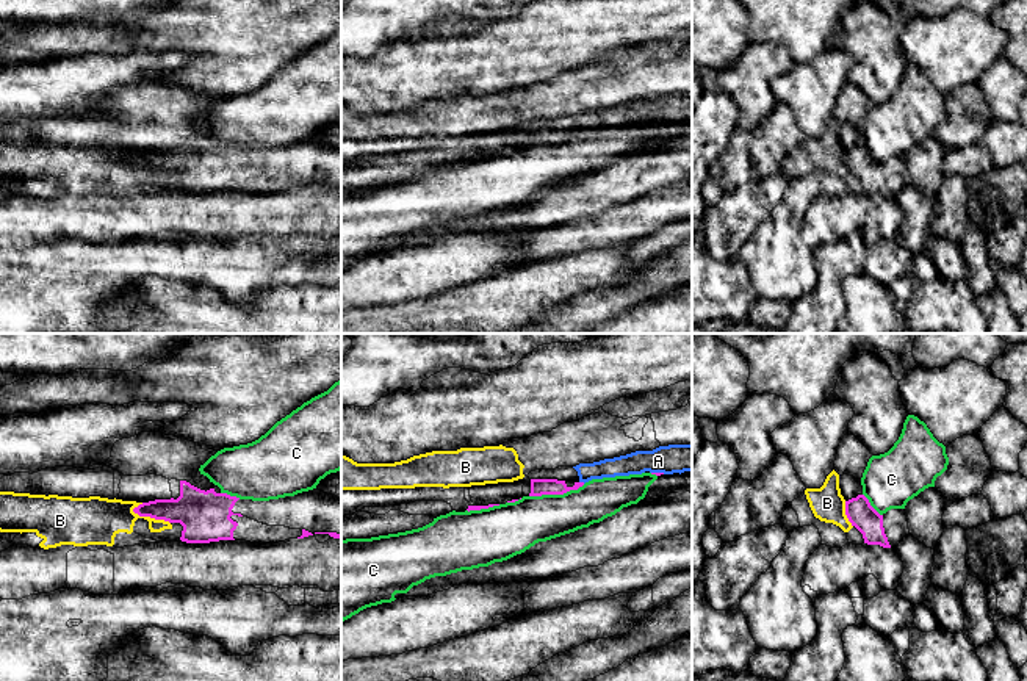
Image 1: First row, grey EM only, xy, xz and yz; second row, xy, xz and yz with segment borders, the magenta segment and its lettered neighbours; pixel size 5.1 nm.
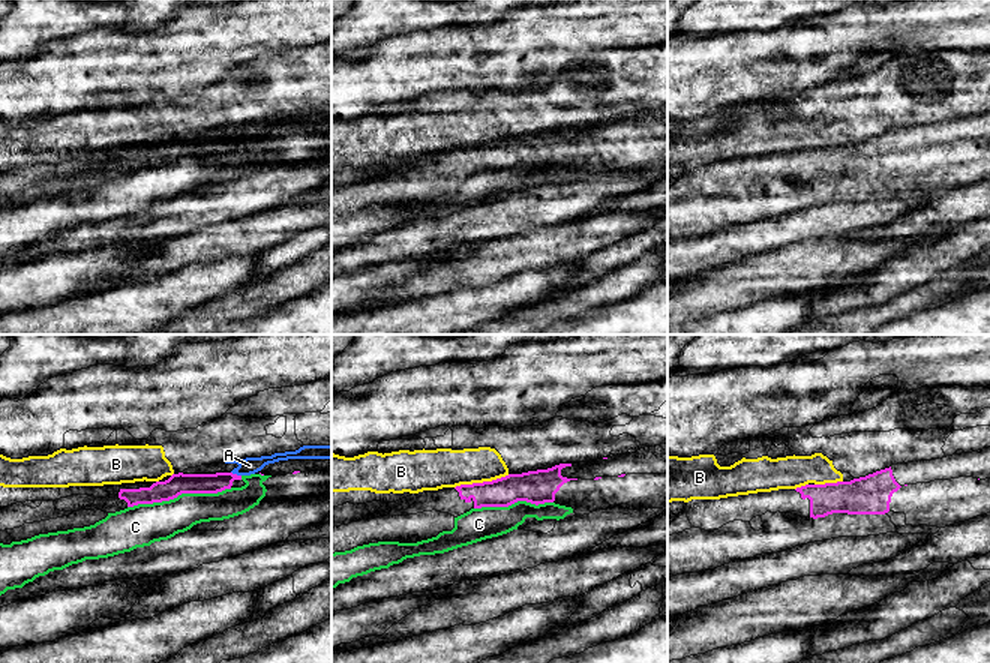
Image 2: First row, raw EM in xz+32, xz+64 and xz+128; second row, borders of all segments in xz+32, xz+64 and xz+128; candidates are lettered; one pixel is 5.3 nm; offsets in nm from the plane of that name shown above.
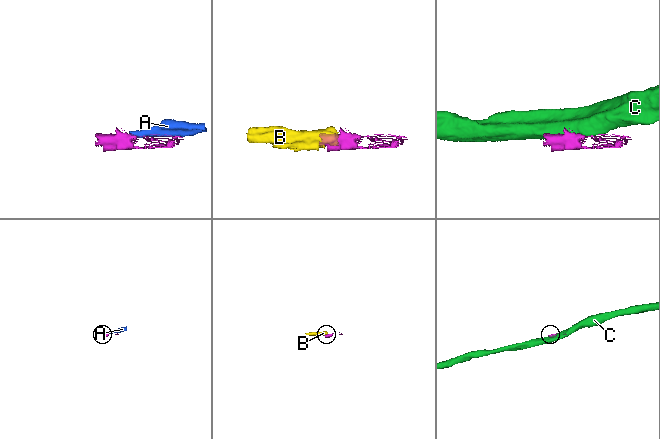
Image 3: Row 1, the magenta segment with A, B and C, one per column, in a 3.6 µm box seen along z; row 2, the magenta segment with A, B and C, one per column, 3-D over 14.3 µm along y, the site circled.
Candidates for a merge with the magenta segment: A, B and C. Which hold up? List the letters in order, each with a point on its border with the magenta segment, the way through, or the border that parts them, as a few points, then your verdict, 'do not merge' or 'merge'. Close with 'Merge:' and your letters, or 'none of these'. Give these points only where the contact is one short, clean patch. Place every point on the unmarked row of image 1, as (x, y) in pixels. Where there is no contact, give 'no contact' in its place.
A: meets magenta in xz at (583, 132); border along xz (580, 130), (584, 132); do not merge
B: meets magenta in xy at (151, 166); border along xy (132, 158), (140, 165), (163, 168), (169, 172); do not merge
C: meets magenta in xz at (556, 143); do not merge
Merge: none of these

